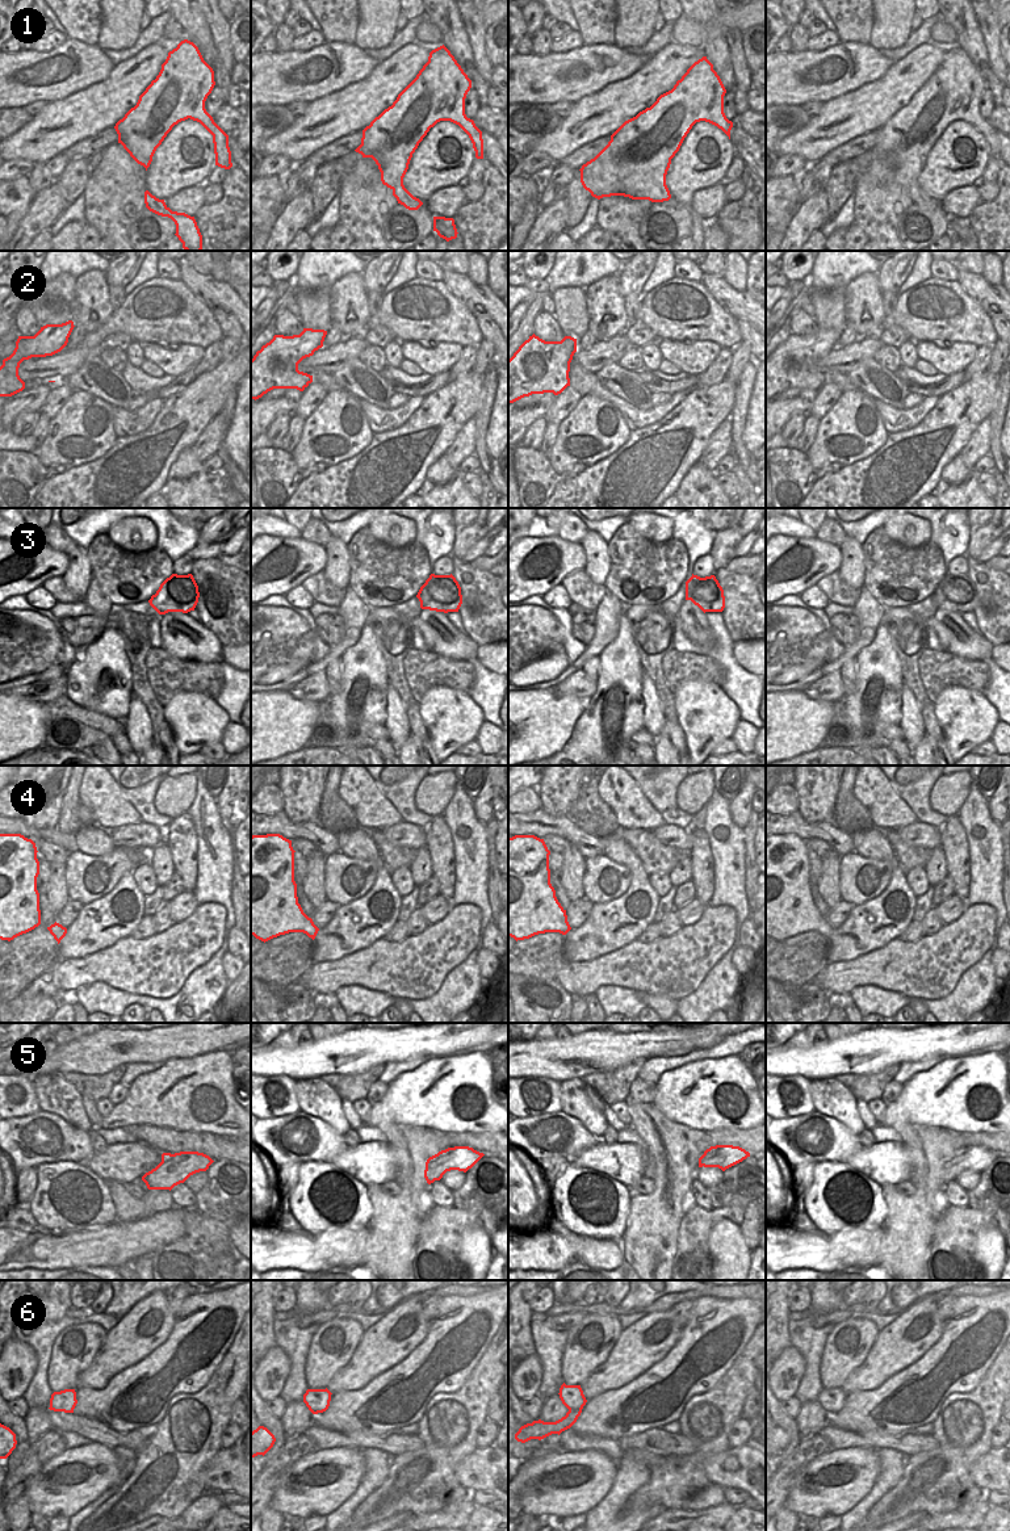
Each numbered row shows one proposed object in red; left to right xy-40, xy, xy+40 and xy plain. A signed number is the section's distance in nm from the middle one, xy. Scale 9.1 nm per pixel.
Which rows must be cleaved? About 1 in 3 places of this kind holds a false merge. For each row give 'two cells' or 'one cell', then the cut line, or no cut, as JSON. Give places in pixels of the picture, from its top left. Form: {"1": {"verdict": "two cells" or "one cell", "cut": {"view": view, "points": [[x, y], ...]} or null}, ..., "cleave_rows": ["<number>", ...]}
{"1": {"verdict": "one cell", "cut": null}, "2": {"verdict": "one cell", "cut": null}, "3": {"verdict": "two cells", "cut": {"view": "xy+40", "points": [[708, 577], [711, 584], [719, 586]]}}, "4": {"verdict": "one cell", "cut": null}, "5": {"verdict": "one cell", "cut": null}, "6": {"verdict": "one cell", "cut": null}, "cleave_rows": ["3"]}

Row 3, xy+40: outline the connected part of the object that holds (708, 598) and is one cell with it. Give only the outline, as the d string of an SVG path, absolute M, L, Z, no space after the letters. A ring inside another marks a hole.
M693 575L686 582L686 600L691 600L704 613L722 612L725 596L721 586L711 586L709 576Z

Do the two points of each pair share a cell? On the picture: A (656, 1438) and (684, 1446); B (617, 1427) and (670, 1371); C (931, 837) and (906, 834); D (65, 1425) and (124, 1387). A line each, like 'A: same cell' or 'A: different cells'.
A: same cell
B: same cell
C: same cell
D: different cells

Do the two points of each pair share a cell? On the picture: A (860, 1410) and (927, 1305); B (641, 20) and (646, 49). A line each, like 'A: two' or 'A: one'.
A: two
B: two

